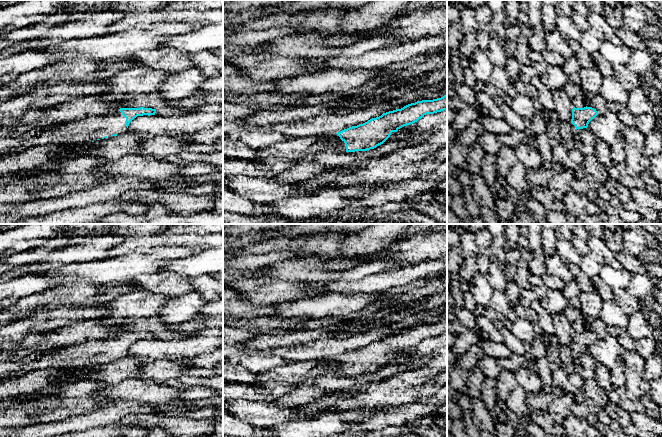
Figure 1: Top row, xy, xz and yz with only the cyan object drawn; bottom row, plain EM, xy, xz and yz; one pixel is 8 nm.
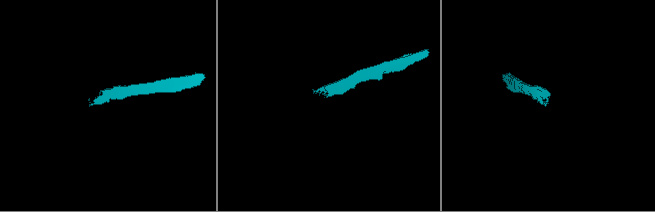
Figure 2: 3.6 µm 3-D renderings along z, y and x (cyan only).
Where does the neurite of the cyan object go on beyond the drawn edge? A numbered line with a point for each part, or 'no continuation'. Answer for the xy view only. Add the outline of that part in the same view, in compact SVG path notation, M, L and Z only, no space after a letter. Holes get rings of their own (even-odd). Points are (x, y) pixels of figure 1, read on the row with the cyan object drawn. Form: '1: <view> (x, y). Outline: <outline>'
1: xy (81, 132). Outline: M120 110L102 116L90 116L81 120L59 125L51 130L41 131L28 139L24 145L0 152L0 157L20 153L28 148L49 144L89 145L97 139L127 132L126 118Z

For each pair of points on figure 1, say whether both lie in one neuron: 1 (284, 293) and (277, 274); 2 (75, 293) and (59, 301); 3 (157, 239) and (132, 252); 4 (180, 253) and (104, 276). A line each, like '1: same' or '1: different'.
1: different
2: same
3: same
4: same

